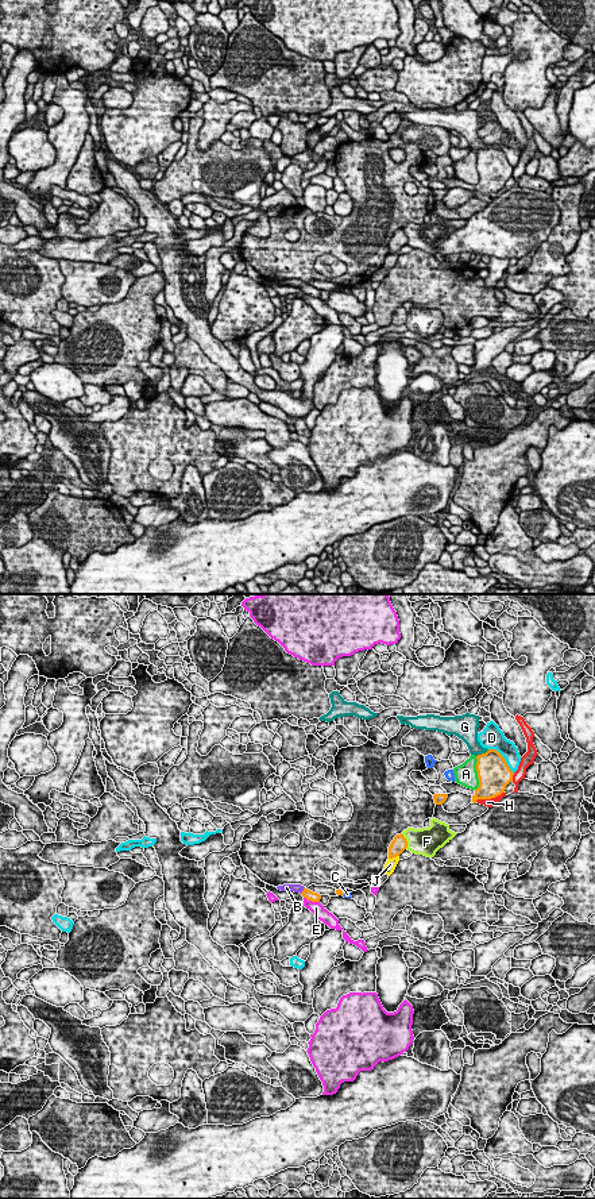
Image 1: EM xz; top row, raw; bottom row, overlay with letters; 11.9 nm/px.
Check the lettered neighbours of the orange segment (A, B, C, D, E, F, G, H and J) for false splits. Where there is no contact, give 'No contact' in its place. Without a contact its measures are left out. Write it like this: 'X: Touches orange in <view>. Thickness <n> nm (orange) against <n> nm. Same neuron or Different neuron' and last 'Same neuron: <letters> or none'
A: Touches orange in xz. Thickness 380 nm (orange) against 280 nm. Different neuron
B: Touches orange in xz. Thickness 120 nm (orange) against 100 nm. Same neuron
C: No contact. Different neuron
D: Touches orange in xz. Thickness 380 nm (orange) against 220 nm. Different neuron
E: Touches orange in xz. Thickness 120 nm (orange) against 160 nm. Different neuron
F: Touches orange in xz. Thickness 180 nm (orange) against 340 nm. Different neuron
G: Touches orange in xz. Thickness 380 nm (orange) against 180 nm. Different neuron
H: Touches orange in xz. Thickness 360 nm (orange) against 100 nm. Different neuron
J: Touches orange in xz. Thickness 180 nm (orange) against 130 nm. Different neuron
Same neuron: B

